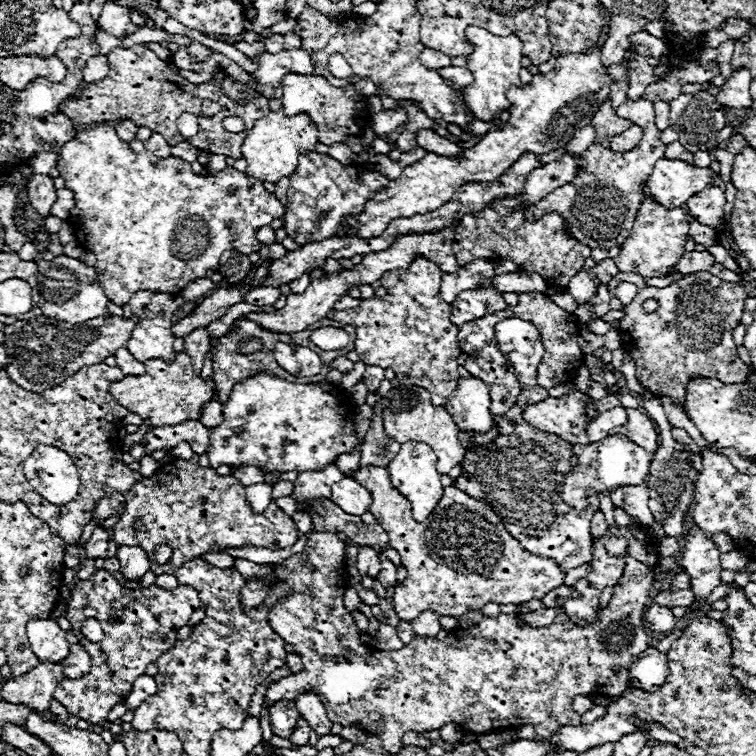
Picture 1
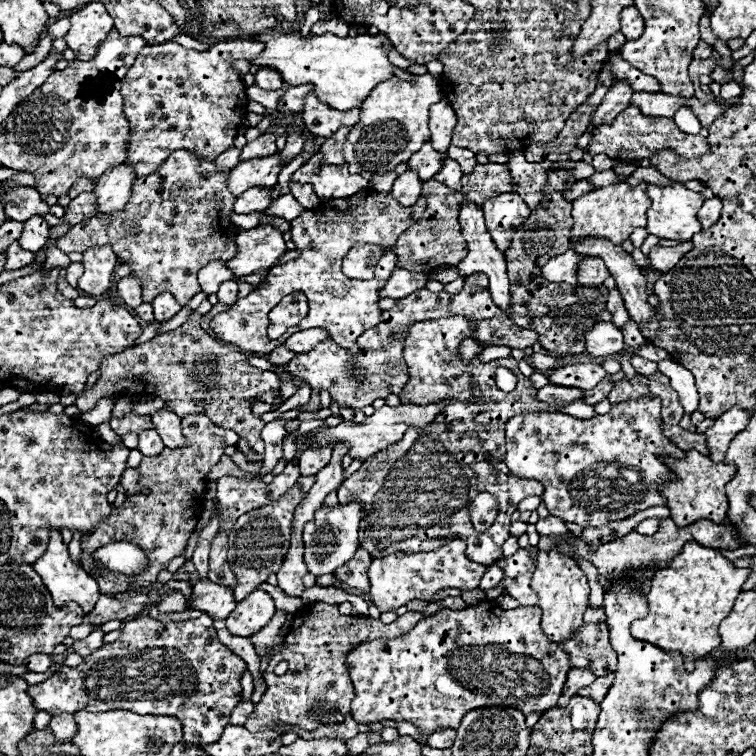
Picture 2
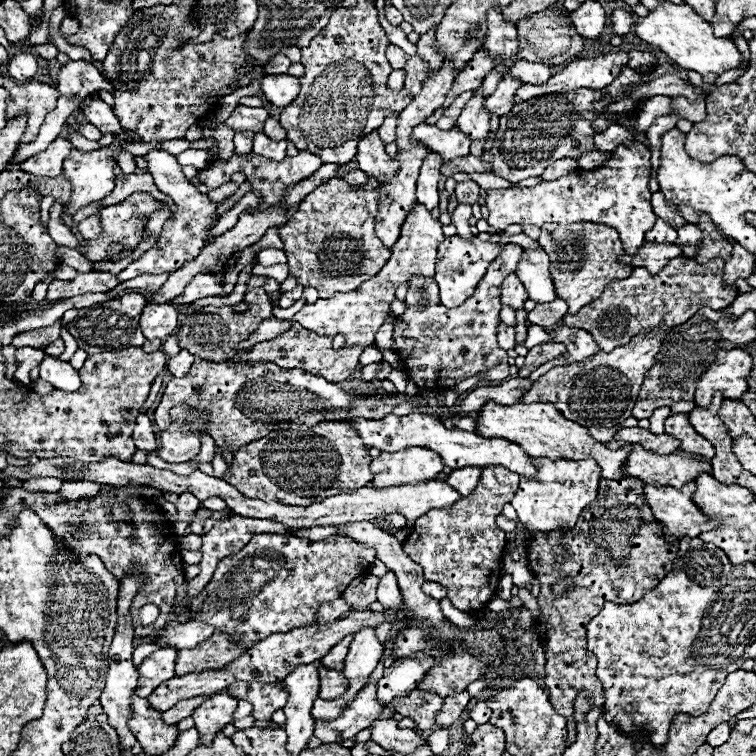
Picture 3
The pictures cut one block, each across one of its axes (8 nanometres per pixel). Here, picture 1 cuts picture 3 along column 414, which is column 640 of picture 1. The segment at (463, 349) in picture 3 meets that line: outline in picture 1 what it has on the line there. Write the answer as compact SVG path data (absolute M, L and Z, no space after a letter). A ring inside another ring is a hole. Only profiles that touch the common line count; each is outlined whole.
M618 272L610 282L612 282L612 286L608 284L608 290L610 290L612 310L624 310L624 318L618 322L618 332L622 336L622 348L632 356L634 366L636 366L636 378L640 380L640 384L648 392L652 392L658 398L670 396L682 404L684 402L684 388L686 388L686 382L690 380L692 374L718 378L724 384L746 382L748 366L738 358L736 344L732 340L732 330L740 324L740 316L744 312L744 300L748 298L742 282L724 282L718 276L712 276L710 272L688 274L688 276L672 282L666 288L648 286L642 276L626 274L626 272ZM622 280L634 282L638 286L638 296L628 306L622 306L620 300L614 296L614 288ZM648 298L656 298L660 302L660 308L656 310L656 314L648 314L642 310L642 302Z

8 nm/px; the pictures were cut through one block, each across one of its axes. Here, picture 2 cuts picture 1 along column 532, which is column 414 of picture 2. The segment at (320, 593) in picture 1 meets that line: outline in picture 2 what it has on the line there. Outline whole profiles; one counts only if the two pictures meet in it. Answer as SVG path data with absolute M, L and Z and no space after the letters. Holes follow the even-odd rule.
M480 602L464 610L440 610L438 614L418 622L400 638L378 638L358 644L346 658L350 680L356 692L352 700L352 716L358 724L380 720L412 722L424 736L444 728L458 728L460 720L472 708L484 704L508 704L520 712L546 712L556 706L564 680L570 670L568 654L552 644L542 632L542 610L538 606L520 606L502 610L490 602Z

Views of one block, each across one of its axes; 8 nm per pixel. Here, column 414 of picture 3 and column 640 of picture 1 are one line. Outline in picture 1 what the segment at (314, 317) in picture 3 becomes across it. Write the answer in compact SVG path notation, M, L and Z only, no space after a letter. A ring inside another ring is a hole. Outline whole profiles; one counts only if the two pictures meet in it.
M646 198L640 204L640 216L636 216L636 224L632 228L632 236L620 248L620 254L614 258L620 272L634 272L642 278L664 278L668 268L684 254L686 238L690 236L690 226L684 218L684 210L668 210L654 200Z

